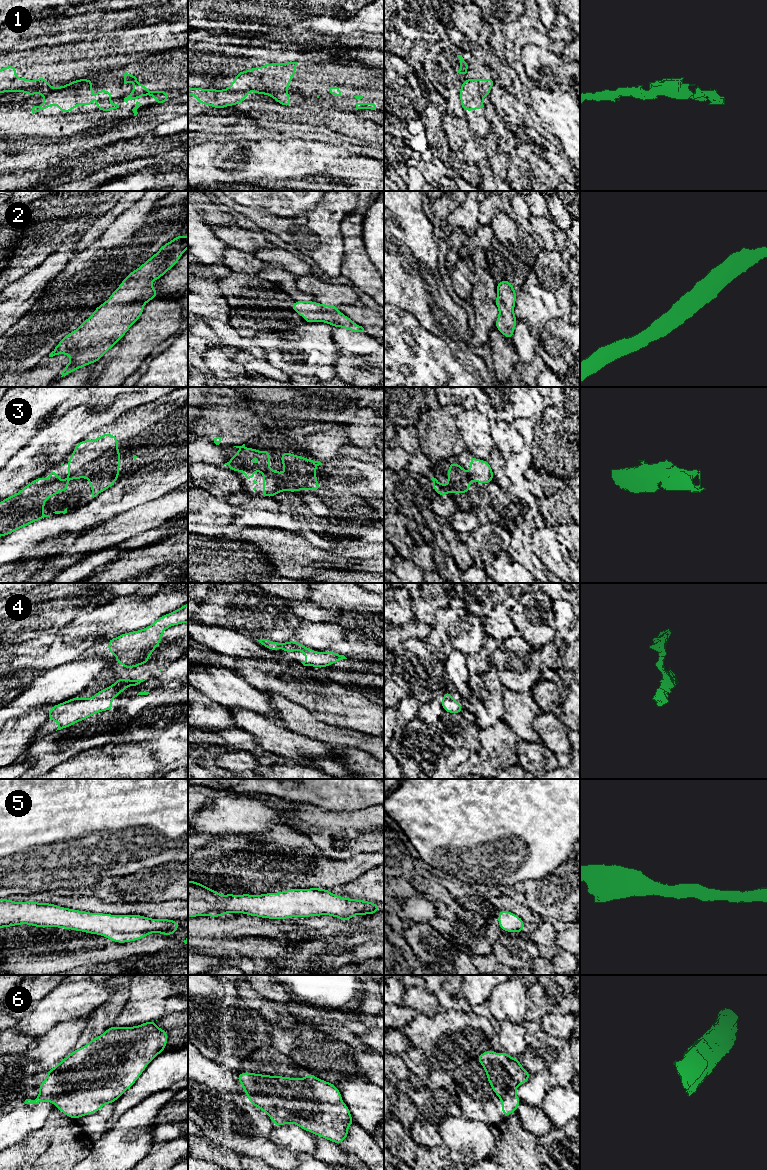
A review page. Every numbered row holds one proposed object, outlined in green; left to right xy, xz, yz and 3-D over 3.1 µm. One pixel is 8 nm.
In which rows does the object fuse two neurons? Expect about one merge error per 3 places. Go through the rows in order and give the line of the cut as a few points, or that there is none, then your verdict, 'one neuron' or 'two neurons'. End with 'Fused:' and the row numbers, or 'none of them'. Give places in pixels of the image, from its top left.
1: xz (226, 89), (248, 91) | two neurons
2: no cut | one neuron
3: no cut | one neuron
4: no cut | one neuron
5: no cut | one neuron
6: no cut | one neuron
Fused: 1

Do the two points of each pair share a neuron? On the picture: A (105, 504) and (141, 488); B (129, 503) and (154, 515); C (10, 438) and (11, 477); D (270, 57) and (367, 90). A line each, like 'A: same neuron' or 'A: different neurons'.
A: same neuron
B: different neurons
C: different neurons
D: same neuron

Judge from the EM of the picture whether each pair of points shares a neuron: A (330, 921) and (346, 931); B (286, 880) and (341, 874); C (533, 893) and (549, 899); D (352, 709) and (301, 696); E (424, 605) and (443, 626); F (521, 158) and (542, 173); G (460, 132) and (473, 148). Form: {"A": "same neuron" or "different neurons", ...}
{"A": "different neurons", "B": "same neuron", "C": "same neuron", "D": "same neuron", "E": "different neurons", "F": "same neuron", "G": "same neuron"}

